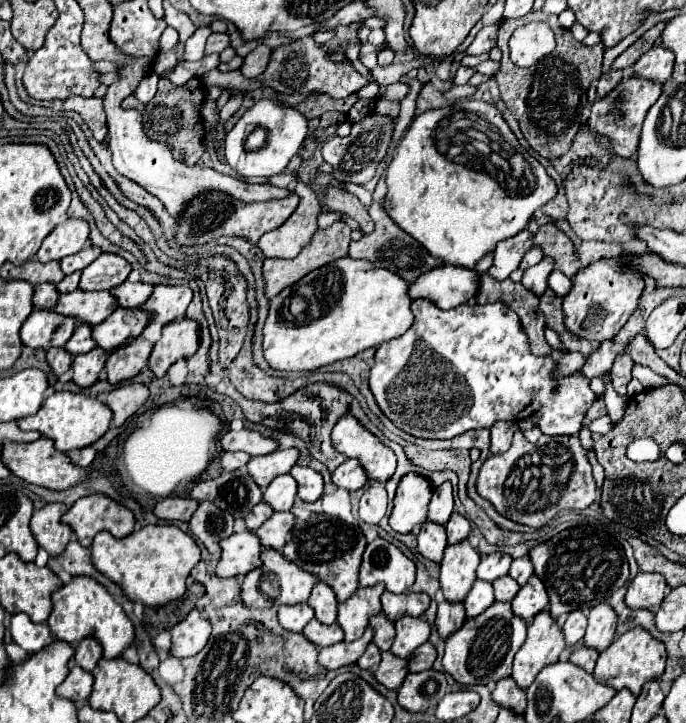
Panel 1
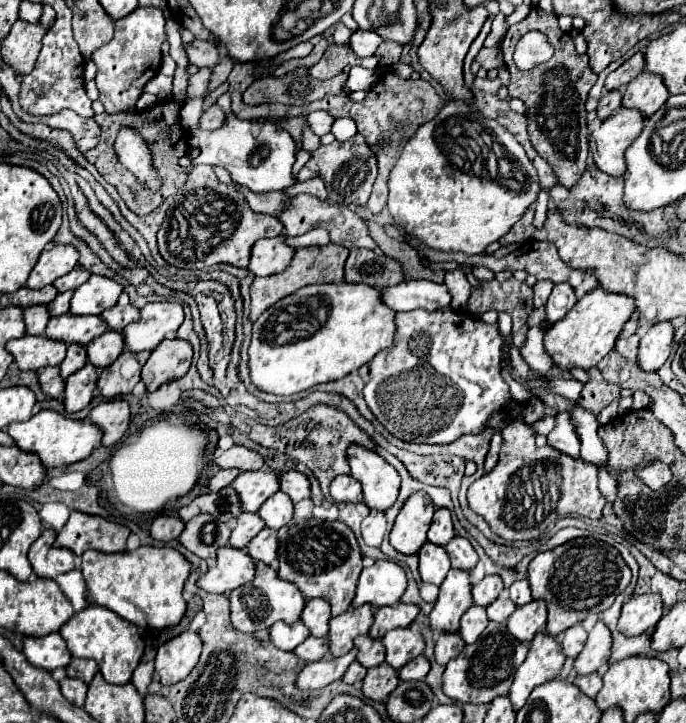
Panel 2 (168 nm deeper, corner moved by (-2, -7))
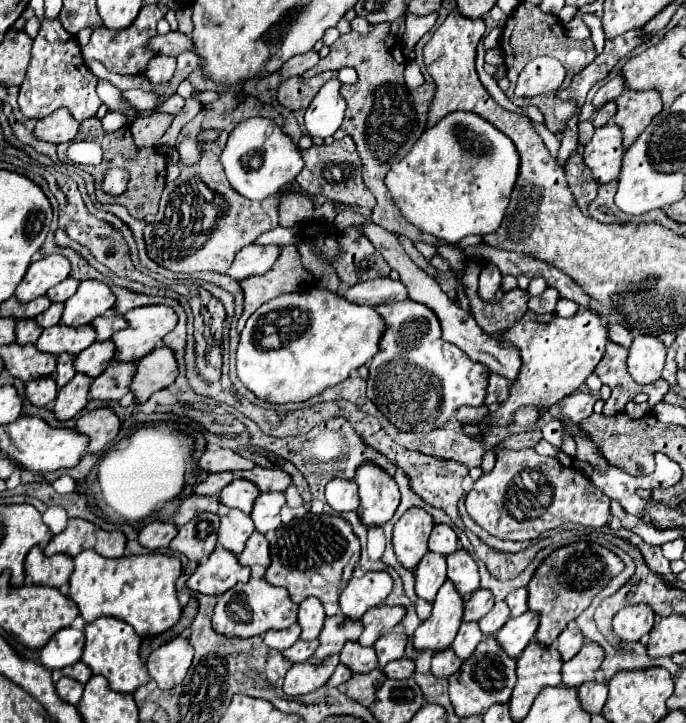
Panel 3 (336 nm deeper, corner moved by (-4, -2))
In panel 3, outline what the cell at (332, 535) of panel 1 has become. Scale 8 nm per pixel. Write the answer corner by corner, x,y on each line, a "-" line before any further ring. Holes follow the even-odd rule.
306,514
304,518
294,518
290,524
282,524
270,534
270,558
272,564
264,574
270,584
288,588
296,604
308,596
316,596
324,604
326,616
332,616
340,612
338,598
360,560
360,540
342,516

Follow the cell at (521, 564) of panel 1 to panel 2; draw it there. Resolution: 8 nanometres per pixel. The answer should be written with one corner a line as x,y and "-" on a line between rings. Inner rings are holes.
526,579
516,581
508,591
510,591
510,599
512,599
518,607
520,607
520,605
526,605
526,603
532,601
532,597
530,597
530,585
528,585

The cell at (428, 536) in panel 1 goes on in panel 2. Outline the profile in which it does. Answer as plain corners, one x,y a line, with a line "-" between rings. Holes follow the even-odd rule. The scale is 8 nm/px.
426,543
422,547
422,551
418,553
420,557
420,579
422,583
432,583
436,587
442,585
442,581
446,579
446,573
450,571
450,561
444,553
444,547
438,547
434,543

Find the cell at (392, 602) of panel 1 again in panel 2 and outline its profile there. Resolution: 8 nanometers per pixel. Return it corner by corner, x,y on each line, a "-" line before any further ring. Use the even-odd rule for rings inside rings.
396,603
390,607
380,607
374,611
374,623
368,631
372,639
380,639
384,633
396,629
396,627
408,627
414,617
418,615
416,605
406,605
406,603

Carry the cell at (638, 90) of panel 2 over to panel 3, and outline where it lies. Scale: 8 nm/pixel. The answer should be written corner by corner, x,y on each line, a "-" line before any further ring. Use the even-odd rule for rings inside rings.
624,88
616,104
618,112
614,122
624,132
624,148
628,148
644,132
650,120
662,110
662,98
658,90

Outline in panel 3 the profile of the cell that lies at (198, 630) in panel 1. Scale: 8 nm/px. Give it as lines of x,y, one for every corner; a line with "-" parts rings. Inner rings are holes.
176,636
148,656
148,674
152,680
156,680
158,688
174,688
176,684
180,684
180,680
184,680
192,658
194,650
190,640
184,636

